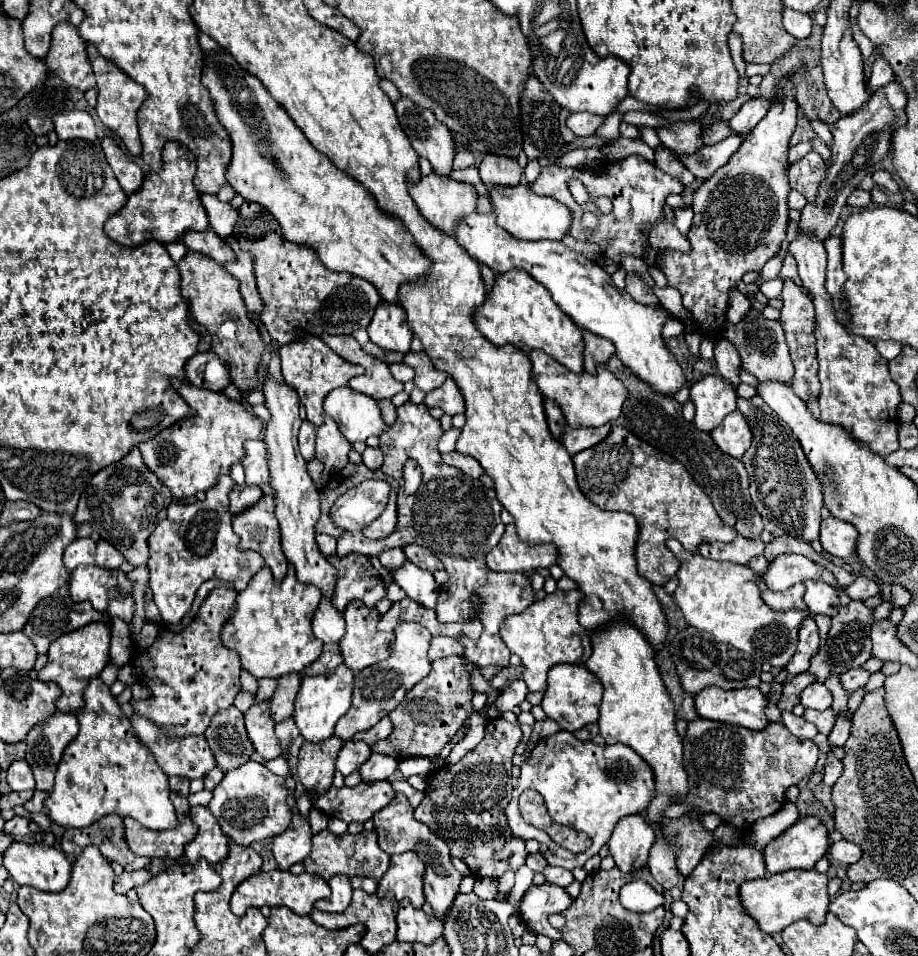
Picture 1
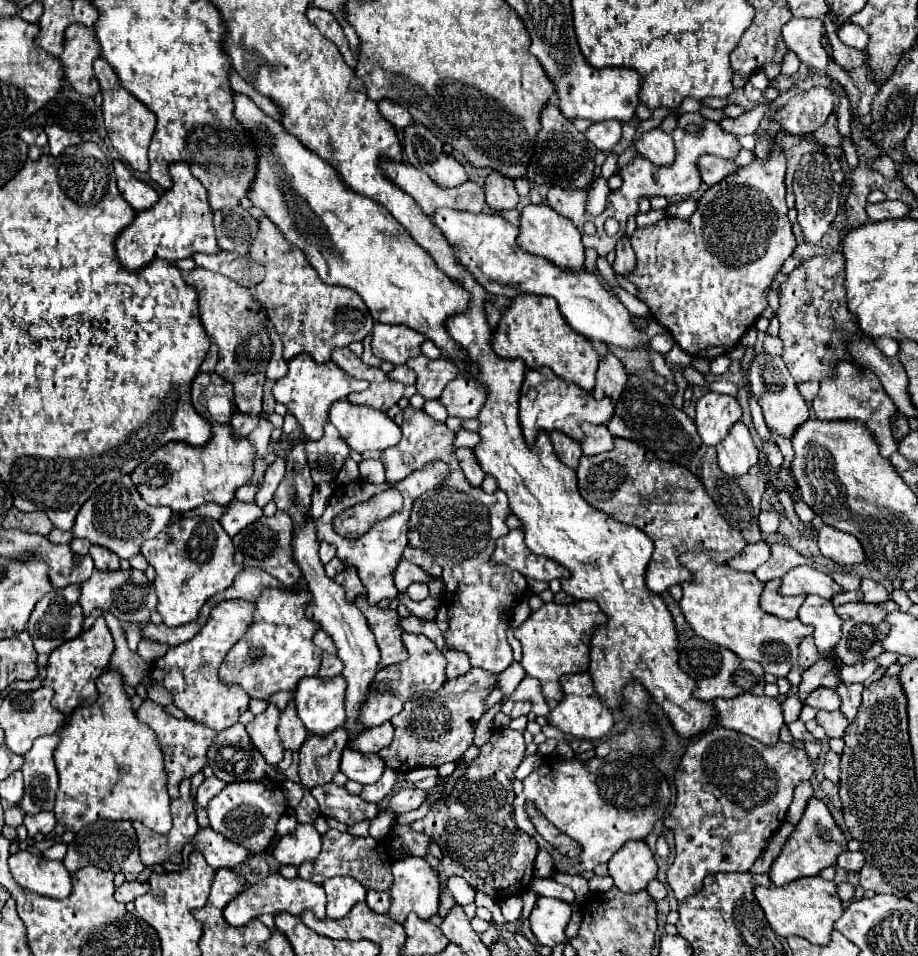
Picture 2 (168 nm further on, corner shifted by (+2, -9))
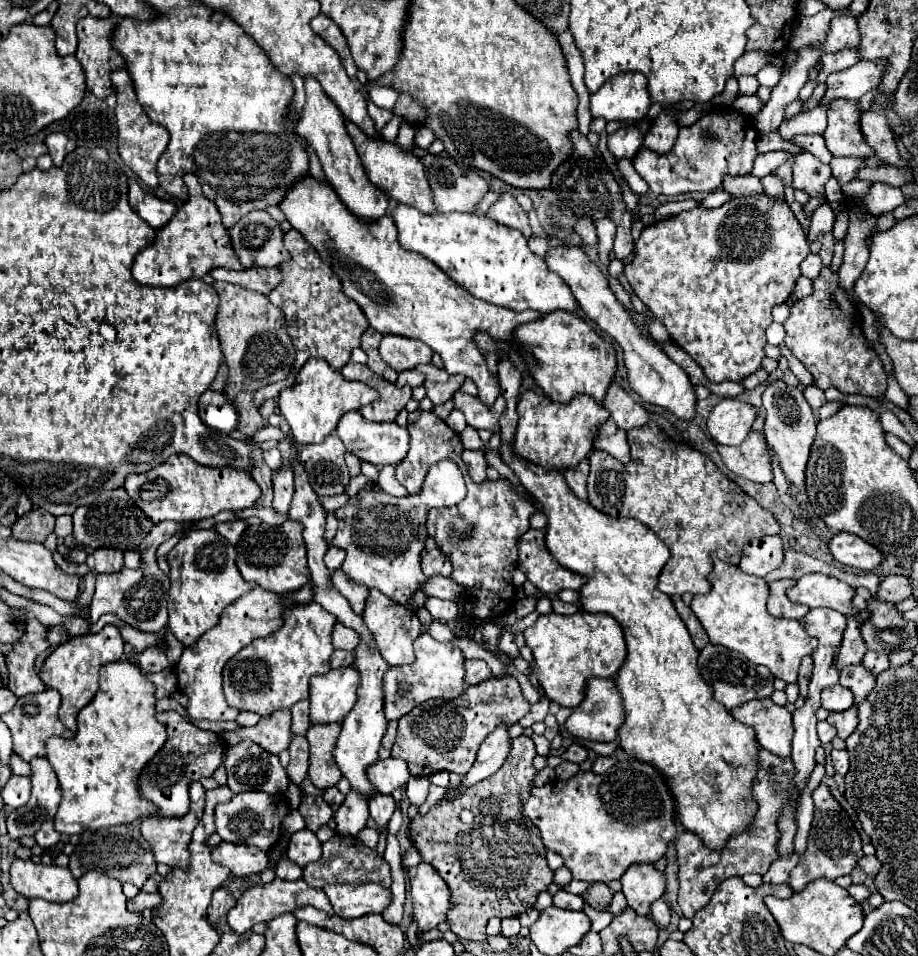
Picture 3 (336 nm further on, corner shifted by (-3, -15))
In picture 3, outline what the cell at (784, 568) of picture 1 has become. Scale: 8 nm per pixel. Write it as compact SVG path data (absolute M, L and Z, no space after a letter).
M823 574L803 576L797 580L797 584L793 588L787 590L787 596L793 602L805 604L809 608L827 606L845 616L857 614L857 608L851 602L853 594L855 594L855 590L851 586L847 586L845 582L841 582L837 578L823 576Z

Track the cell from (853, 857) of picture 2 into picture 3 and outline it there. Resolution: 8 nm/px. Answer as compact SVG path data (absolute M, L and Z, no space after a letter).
M863 856L861 860L859 860L859 864L857 864L865 874L871 874L871 876L875 876L877 872L879 872L879 868L881 868L881 862L875 858L875 856Z

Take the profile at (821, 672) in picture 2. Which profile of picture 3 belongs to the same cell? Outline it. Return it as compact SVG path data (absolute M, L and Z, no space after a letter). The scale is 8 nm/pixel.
M861 612L857 614L855 618L851 618L847 622L847 630L843 634L843 642L841 642L841 650L837 654L837 668L839 672L845 668L845 666L853 666L853 664L861 664L861 658L863 654L867 652L863 640L861 640L861 634L859 634L859 626L861 622L869 616L869 612Z

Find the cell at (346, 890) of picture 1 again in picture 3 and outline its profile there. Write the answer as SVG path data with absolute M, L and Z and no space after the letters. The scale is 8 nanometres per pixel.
M333 884L325 886L333 910L341 918L359 918L365 914L381 914L391 902L391 892L379 884Z

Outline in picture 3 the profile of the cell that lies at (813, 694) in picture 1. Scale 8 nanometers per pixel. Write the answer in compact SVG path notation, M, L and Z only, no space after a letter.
M835 684L835 686L825 688L821 692L821 704L829 712L843 712L843 710L853 706L853 692L839 686L839 684Z

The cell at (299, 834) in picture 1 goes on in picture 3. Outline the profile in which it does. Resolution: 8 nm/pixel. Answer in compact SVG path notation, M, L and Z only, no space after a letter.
M299 830L291 836L289 848L287 848L287 858L295 862L297 866L307 866L309 862L317 862L321 858L321 842L311 830Z

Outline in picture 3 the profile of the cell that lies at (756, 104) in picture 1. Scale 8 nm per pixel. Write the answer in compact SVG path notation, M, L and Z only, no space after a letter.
M859 60L847 70L833 72L827 78L827 92L821 100L821 106L827 110L827 104L831 104L831 100L839 96L845 100L855 100L861 98L865 92L875 90L883 76L883 68L885 68L885 60L879 62Z

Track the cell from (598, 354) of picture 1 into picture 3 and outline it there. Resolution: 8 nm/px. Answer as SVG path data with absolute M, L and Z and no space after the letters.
M613 382L609 386L603 406L611 412L611 418L623 430L639 428L639 426L647 424L647 420L649 420L643 406L629 392L625 392L617 382Z

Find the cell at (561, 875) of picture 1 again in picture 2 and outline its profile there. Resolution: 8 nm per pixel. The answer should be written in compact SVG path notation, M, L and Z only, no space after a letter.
M534 878L530 882L530 888L538 894L538 896L550 896L550 898L558 898L564 900L568 904L574 902L574 892L568 886L562 886L550 878Z

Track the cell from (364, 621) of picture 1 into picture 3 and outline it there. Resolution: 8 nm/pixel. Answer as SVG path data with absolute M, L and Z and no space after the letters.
M371 590L369 598L367 598L367 604L365 604L363 620L365 620L367 628L371 630L371 634L375 636L377 648L379 648L381 656L385 658L385 662L389 666L411 664L415 660L413 640L421 634L421 624L419 624L419 618L413 612L409 612L405 606L395 604L391 598L383 596L379 590Z

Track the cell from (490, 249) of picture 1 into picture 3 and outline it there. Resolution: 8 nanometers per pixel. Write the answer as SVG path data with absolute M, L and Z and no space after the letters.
M403 204L393 208L391 218L399 230L399 242L403 248L419 252L435 262L449 278L473 296L517 312L537 310L547 314L553 310L567 310L579 314L579 302L567 284L555 272L547 270L543 258L529 250L527 238L519 230L497 224L487 216L461 212L429 216Z

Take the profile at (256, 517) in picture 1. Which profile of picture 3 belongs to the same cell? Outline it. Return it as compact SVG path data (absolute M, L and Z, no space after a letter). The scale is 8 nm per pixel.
M287 520L281 526L269 526L269 524L251 524L239 544L237 544L237 568L241 576L247 582L255 582L261 588L285 594L301 588L309 580L307 572L307 556L305 556L305 544L301 538L303 526L295 520Z

